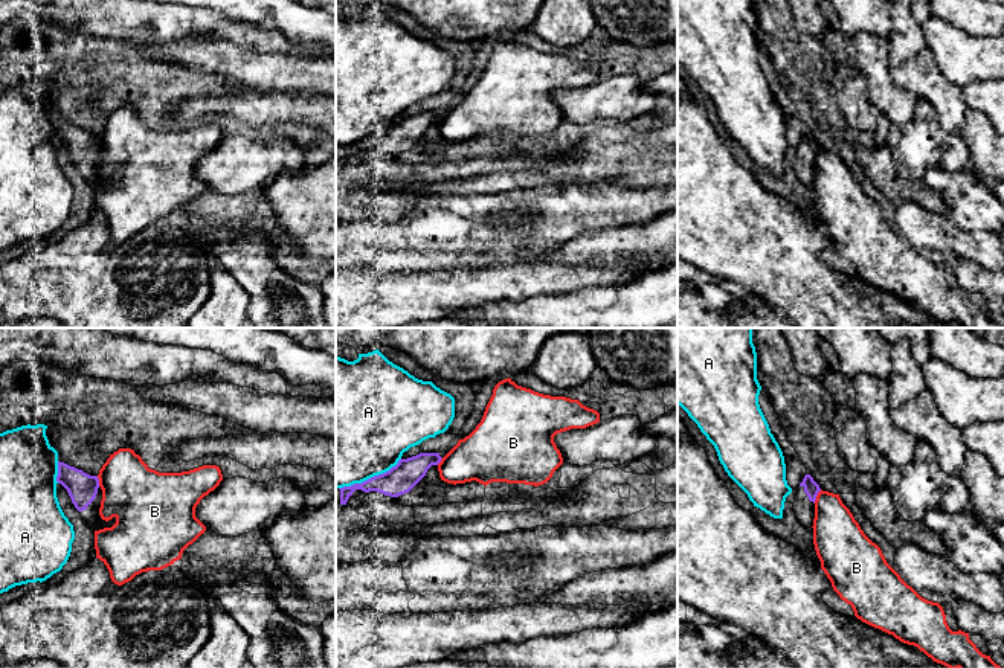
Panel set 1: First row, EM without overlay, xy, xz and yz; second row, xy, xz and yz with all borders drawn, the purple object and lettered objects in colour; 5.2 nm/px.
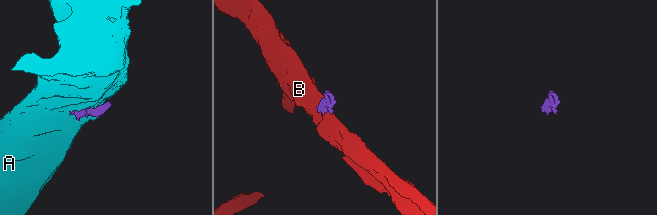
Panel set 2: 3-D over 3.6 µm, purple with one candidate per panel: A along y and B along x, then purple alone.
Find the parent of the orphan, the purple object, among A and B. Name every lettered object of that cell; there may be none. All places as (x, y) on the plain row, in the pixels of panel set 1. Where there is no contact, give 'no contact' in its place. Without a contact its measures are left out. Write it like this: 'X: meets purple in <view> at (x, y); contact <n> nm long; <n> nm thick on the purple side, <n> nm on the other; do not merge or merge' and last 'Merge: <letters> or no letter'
A: meets purple in xz at (371, 136); contact 360 nm long; 160 nm thick on the purple side, 500 nm on the other; do not merge
B: meets purple in yz at (817, 153); contact 80 nm long; 80 nm thick on the purple side, 260 nm on the other; do not merge
Merge: no letter

